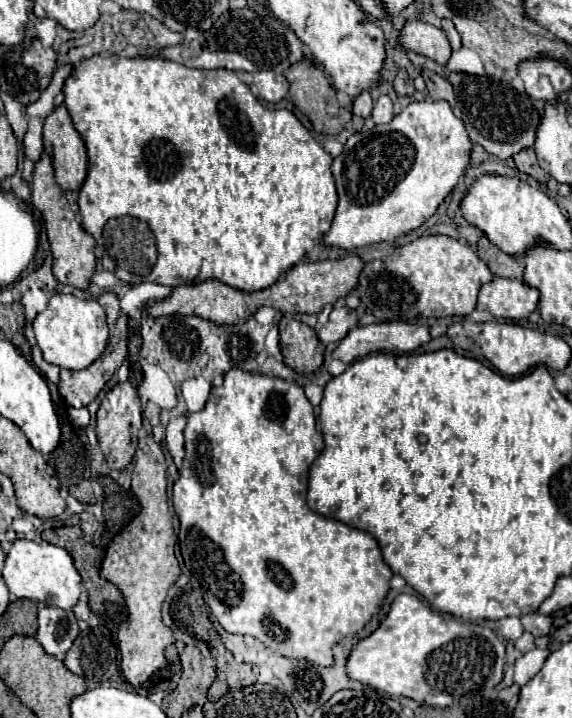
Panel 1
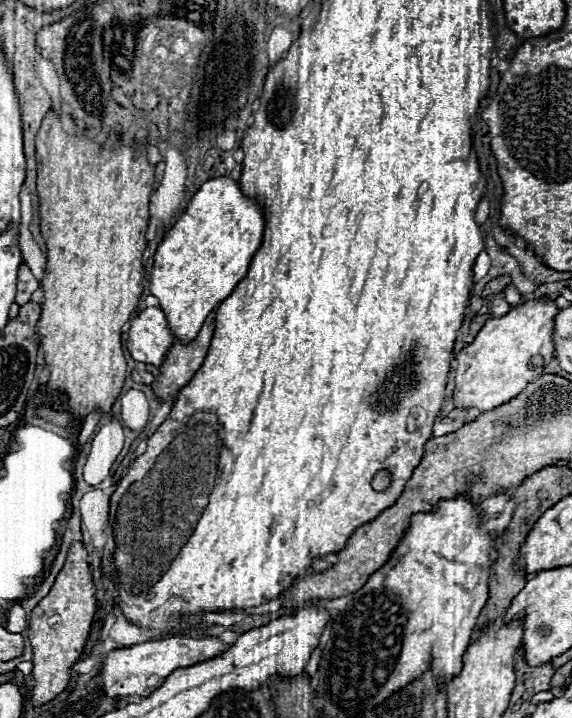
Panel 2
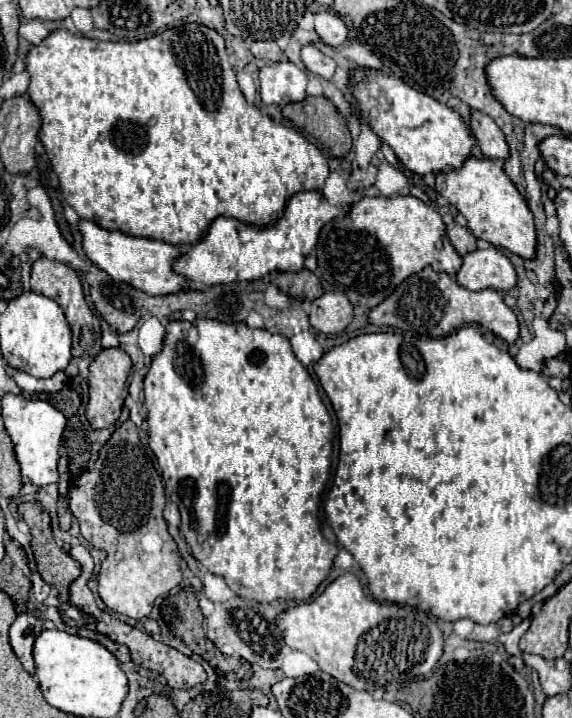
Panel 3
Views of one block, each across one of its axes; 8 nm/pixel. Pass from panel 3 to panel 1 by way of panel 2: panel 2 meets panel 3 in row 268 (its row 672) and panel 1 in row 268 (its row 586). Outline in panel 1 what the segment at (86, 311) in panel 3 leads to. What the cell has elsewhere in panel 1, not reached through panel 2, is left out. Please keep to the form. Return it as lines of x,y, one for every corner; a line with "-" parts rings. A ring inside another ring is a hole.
42,152
40,162
36,162
36,166
34,166
34,180
32,180
30,188
32,188
32,204
44,216
44,224
46,224
46,232
48,232
48,242
50,242
52,256
54,256
54,262
52,262
54,278
60,284
68,284
72,288
88,290
90,278
92,278
94,268
96,268
94,238
80,226
78,216
74,214
74,210
68,208
68,200
66,200
62,188
54,180
52,160
50,160
50,156
46,152

